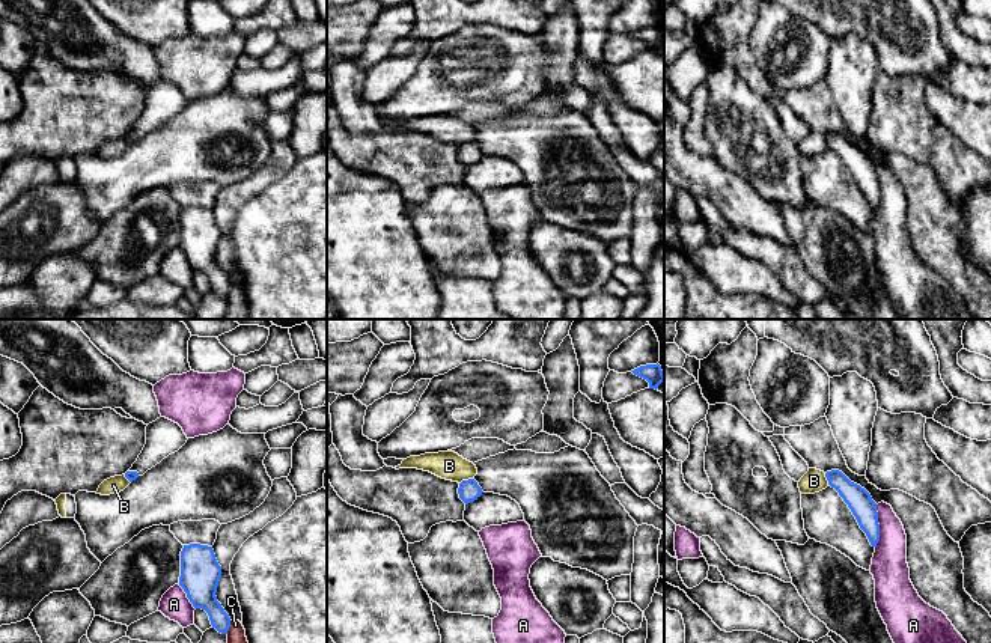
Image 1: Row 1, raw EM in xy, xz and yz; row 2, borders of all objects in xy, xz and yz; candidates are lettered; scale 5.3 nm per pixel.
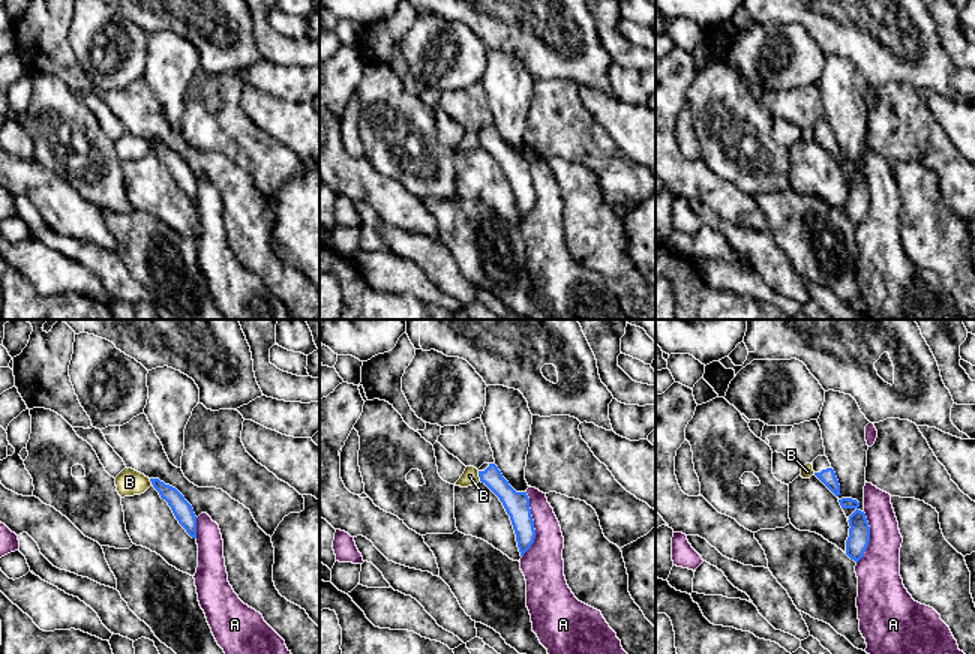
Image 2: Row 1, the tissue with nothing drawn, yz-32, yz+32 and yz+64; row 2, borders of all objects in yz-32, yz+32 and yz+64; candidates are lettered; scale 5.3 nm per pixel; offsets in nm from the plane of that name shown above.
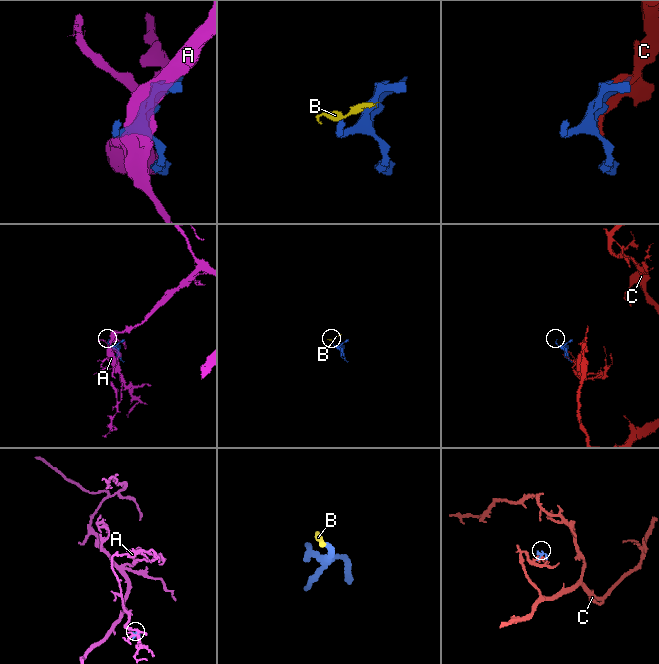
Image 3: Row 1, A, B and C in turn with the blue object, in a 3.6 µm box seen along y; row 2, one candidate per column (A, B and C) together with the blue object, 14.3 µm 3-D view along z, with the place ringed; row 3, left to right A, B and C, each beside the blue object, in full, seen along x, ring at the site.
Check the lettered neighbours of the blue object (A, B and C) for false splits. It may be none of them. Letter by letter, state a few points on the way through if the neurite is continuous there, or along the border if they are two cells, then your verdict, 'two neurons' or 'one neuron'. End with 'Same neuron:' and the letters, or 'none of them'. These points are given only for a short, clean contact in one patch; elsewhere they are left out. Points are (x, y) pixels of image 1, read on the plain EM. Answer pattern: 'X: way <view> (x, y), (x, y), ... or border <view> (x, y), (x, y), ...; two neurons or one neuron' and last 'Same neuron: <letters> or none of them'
A: two neurons
B: way xz (469, 154), (466, 143), (449, 128); one neuron
C: two neurons
Same neuron: B

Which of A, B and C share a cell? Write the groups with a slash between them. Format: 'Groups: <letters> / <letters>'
Groups: A / B / C

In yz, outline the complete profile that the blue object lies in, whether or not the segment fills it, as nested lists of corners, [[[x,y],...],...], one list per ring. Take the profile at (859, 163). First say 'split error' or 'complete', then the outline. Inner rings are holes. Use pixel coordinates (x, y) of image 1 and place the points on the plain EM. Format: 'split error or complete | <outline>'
split error | [[[809,131],[798,145],[801,157],[815,157],[825,152],[828,148],[834,151],[848,167],[860,191],[866,196],[871,208],[877,209],[880,203],[877,166],[864,151],[851,145],[839,133],[824,136],[816,131]]]

